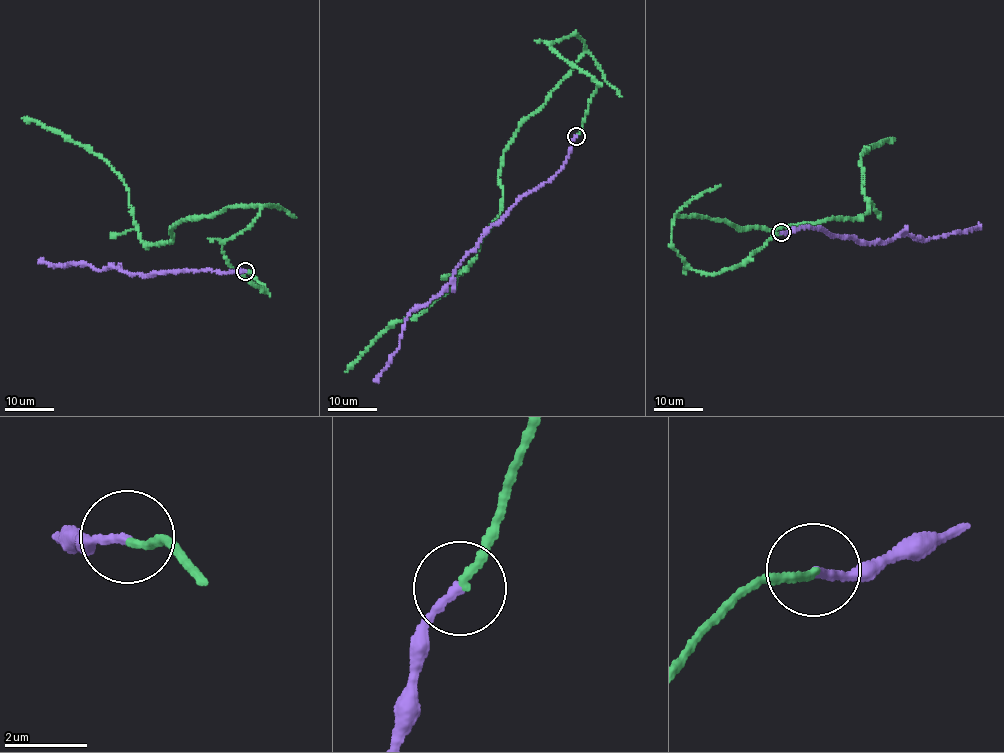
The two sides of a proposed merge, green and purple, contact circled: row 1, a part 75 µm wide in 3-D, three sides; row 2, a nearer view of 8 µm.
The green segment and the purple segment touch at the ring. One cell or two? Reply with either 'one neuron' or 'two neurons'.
one neuron

